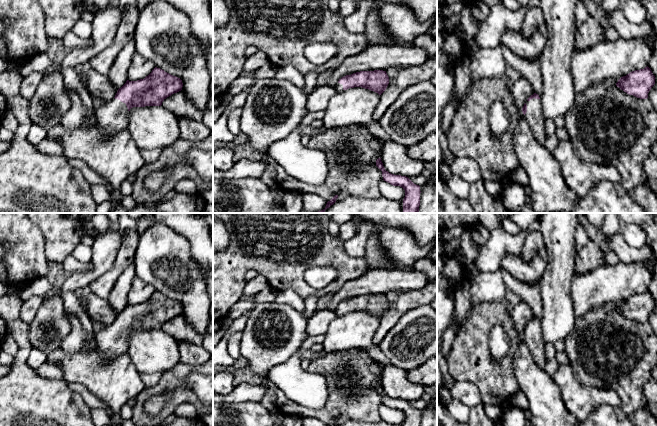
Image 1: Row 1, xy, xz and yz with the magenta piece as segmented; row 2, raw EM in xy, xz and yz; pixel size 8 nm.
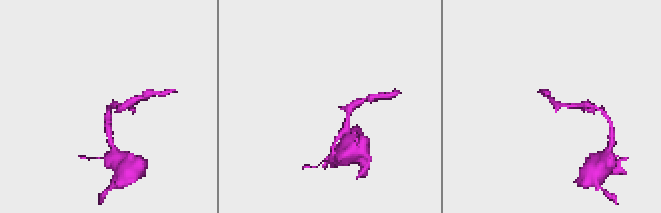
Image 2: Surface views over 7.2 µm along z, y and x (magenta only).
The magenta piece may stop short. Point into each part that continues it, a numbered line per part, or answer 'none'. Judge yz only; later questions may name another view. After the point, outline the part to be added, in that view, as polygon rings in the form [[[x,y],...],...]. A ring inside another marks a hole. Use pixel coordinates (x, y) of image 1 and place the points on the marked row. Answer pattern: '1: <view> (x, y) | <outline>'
1: yz (533, 116) | [[[533,98],[530,101],[527,101],[526,105],[527,112],[524,115],[524,118],[531,127],[536,140],[544,146],[547,136],[545,132],[545,121],[541,112],[540,99]]]

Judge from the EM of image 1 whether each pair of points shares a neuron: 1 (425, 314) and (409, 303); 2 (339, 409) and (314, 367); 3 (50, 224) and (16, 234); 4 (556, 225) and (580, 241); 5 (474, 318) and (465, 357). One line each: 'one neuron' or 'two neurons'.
1: two neurons
2: one neuron
3: two neurons
4: two neurons
5: one neuron

